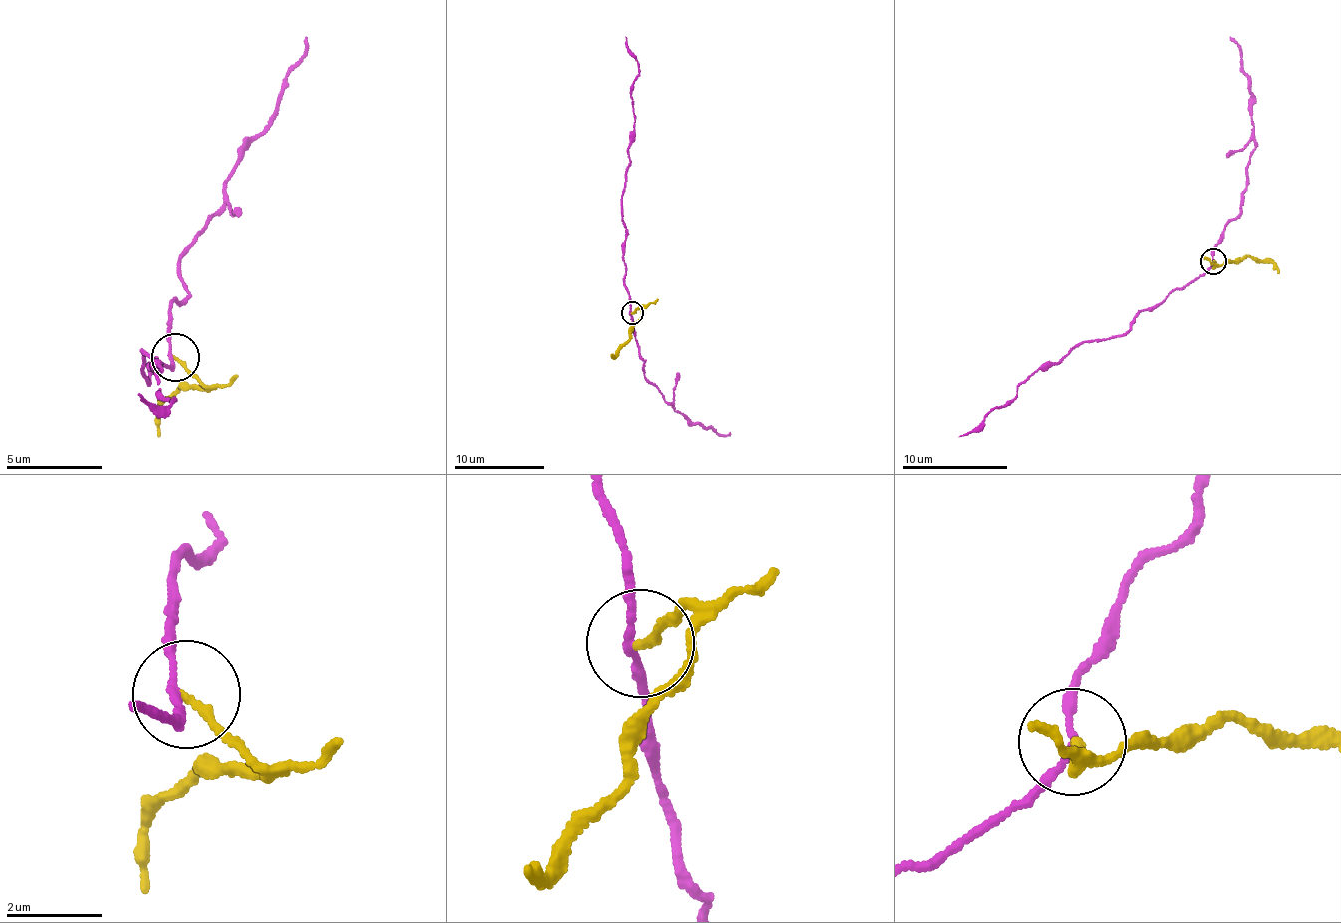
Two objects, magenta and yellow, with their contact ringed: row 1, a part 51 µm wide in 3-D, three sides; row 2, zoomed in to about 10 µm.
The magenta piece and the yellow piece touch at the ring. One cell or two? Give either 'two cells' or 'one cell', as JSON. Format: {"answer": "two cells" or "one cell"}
{"answer": "two cells"}

